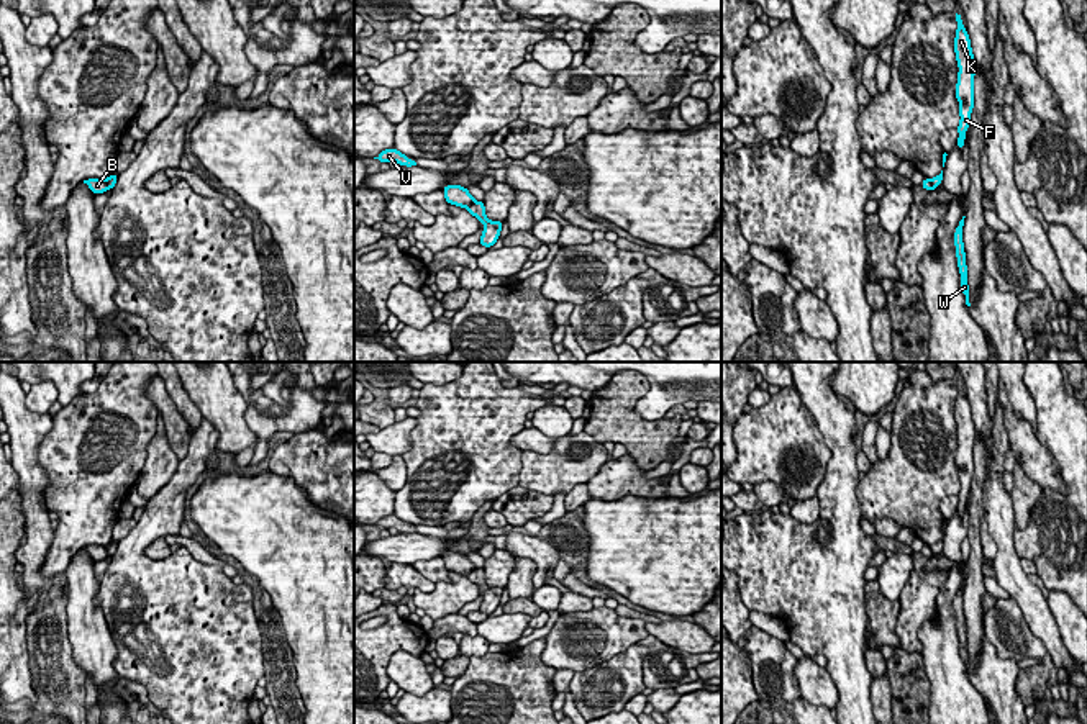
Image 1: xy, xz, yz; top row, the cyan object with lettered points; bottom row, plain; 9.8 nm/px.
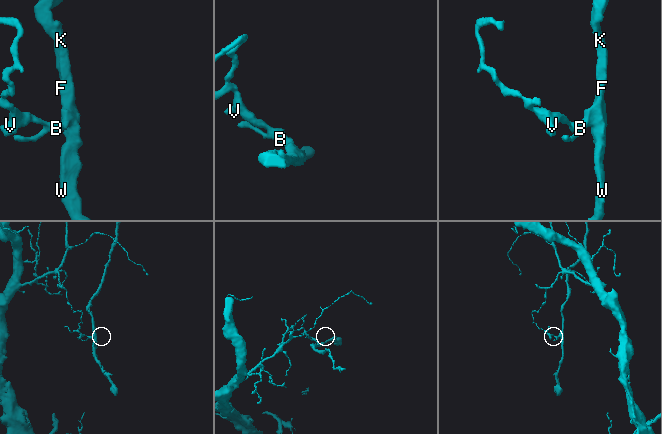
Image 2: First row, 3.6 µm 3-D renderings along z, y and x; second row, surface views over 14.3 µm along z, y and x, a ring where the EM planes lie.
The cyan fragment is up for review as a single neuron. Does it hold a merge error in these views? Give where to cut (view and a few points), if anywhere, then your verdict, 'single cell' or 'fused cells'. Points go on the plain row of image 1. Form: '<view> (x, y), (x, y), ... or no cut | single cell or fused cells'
xz (474, 567), (468, 575) | fused cells

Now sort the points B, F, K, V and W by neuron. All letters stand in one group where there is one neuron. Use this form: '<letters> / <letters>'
B V / F K W

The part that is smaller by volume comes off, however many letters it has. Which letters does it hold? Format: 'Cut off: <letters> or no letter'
Cut off: F, K, W

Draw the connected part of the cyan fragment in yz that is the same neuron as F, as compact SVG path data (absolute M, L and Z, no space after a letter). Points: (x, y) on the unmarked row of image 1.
M956 380L957 396L954 405L954 419L957 428L957 450L956 450L956 467L961 470L959 477L959 493L957 493L957 513L964 513L966 498L971 491L971 480L974 475L974 442L976 442L976 428L971 414L969 401L962 391L961 382Z

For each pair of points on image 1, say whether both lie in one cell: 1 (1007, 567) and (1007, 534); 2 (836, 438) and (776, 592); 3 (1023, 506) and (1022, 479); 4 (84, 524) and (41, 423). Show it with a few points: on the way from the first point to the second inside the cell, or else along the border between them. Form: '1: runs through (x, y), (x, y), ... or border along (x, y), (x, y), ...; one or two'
1: runs through (1007, 559), (1007, 542); one
2: runs through (840, 480), (836, 544), (818, 565); one
3: runs through (1023, 500), (1023, 485); one
4: border along (53, 416), (38, 446), (38, 464), (46, 474); two

